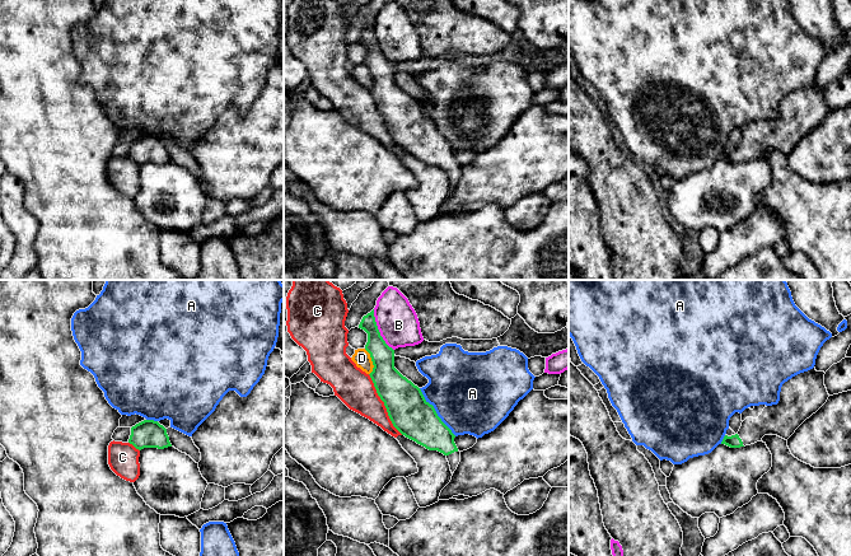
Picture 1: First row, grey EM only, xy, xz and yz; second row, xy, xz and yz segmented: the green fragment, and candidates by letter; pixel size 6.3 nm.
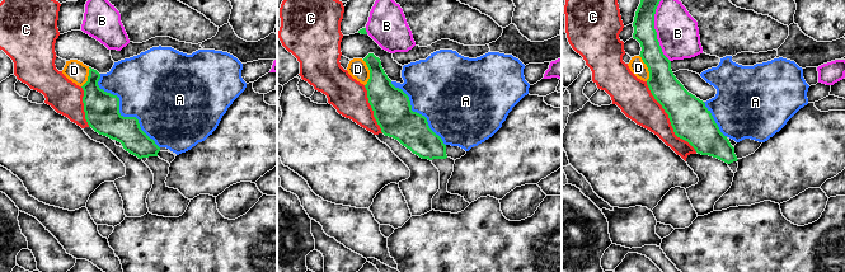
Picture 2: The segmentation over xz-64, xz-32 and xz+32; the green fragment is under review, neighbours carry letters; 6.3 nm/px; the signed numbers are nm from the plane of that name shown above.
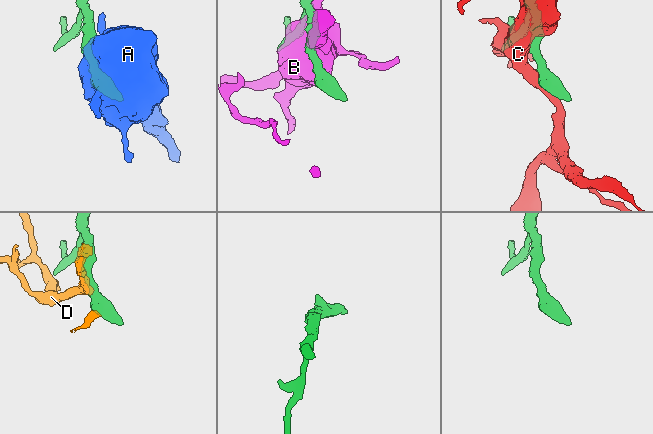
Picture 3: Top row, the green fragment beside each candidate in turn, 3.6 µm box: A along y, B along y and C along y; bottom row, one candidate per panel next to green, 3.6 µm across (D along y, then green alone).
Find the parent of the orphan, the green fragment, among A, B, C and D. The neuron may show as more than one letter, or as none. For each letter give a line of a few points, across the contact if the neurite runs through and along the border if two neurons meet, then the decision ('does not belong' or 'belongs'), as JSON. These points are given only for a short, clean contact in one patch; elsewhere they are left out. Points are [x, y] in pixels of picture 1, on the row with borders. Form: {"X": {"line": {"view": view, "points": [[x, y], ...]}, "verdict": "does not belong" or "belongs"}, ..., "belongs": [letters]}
{"A": {"verdict": "does not belong"}, "B": {"verdict": "does not belong"}, "C": {"verdict": "does not belong"}, "D": {"line": {"view": "xz", "points": [[364, 349], [369, 354], [373, 365], [373, 370], [369, 374]]}, "verdict": "does not belong"}, "belongs": []}

